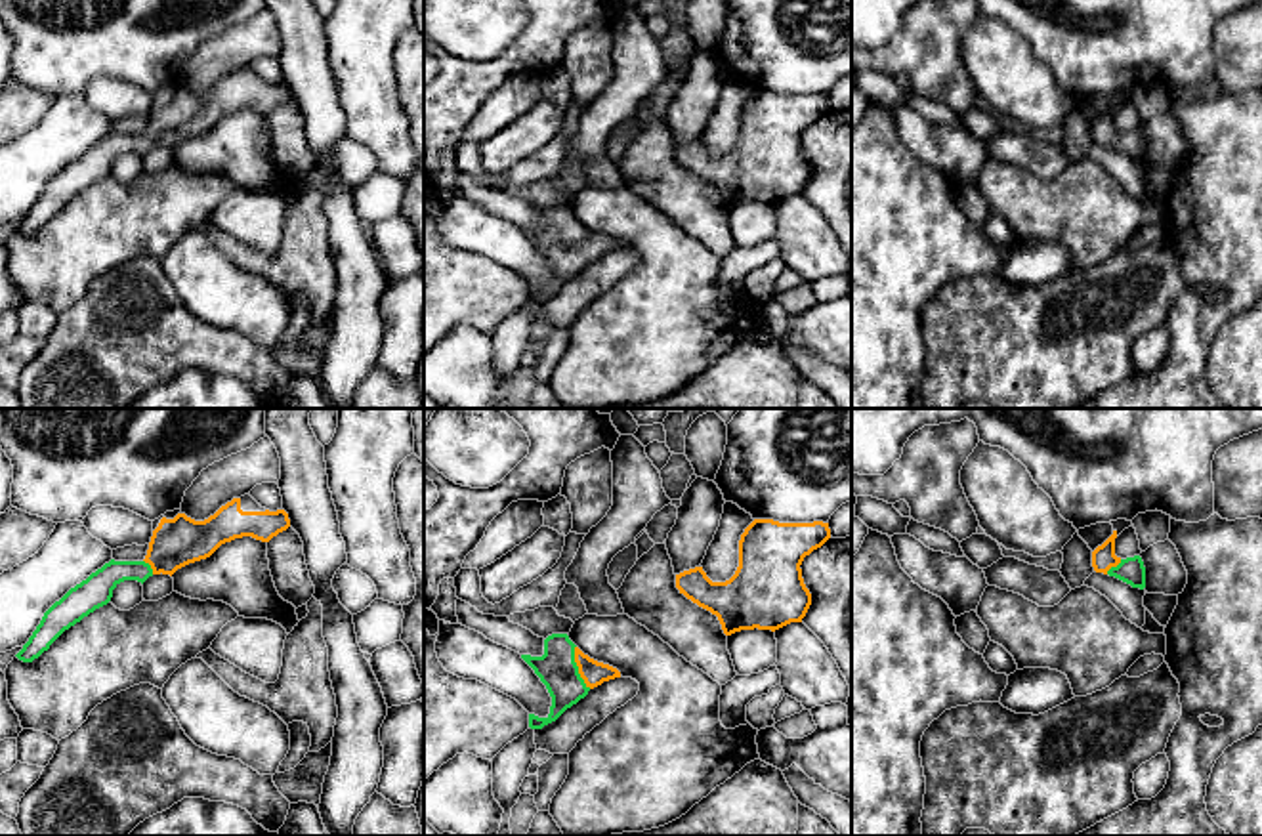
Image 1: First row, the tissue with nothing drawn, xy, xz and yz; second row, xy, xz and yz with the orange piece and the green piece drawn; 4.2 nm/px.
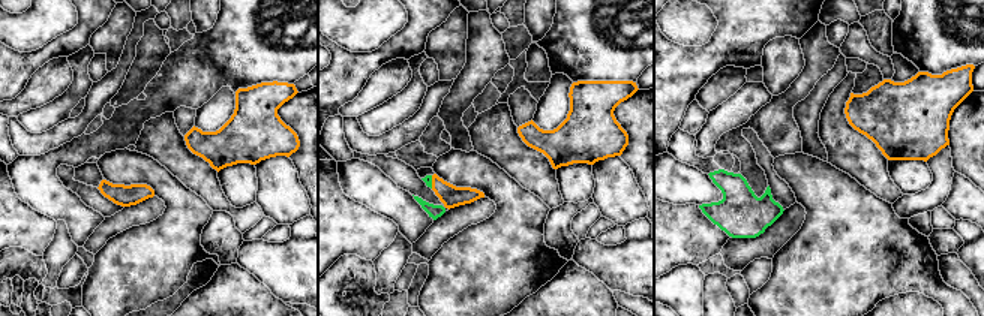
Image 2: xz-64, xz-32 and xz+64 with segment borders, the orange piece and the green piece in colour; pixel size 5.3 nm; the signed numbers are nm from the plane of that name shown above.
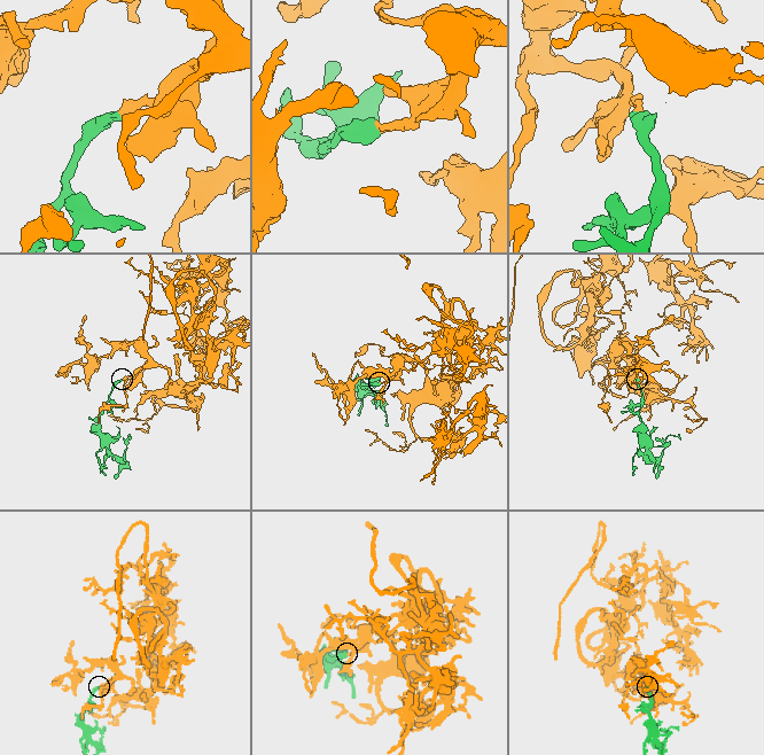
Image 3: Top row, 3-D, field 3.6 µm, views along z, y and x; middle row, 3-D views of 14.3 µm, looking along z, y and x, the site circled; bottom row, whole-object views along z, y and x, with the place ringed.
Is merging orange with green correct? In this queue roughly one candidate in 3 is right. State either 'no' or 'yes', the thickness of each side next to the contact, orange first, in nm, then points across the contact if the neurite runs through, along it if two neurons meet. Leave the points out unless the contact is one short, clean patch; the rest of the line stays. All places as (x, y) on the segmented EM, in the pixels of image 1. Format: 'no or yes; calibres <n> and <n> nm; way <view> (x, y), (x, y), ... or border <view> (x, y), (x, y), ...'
yes; calibres 100 and 160 nm; way xz (592, 672), (585, 672), (577, 665), (556, 668)

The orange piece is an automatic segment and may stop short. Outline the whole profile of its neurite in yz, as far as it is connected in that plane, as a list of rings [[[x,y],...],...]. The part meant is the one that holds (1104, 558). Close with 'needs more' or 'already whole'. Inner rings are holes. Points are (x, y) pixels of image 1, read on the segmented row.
[[[1117,531],[1092,552],[1092,567],[1096,573],[1115,576],[1132,588],[1146,588],[1146,567],[1140,555],[1121,559],[1115,555]]] | needs more

